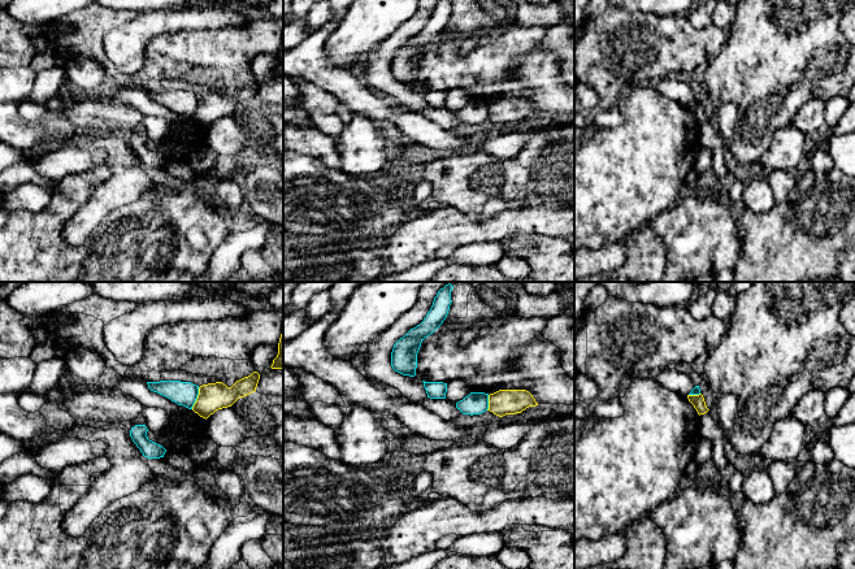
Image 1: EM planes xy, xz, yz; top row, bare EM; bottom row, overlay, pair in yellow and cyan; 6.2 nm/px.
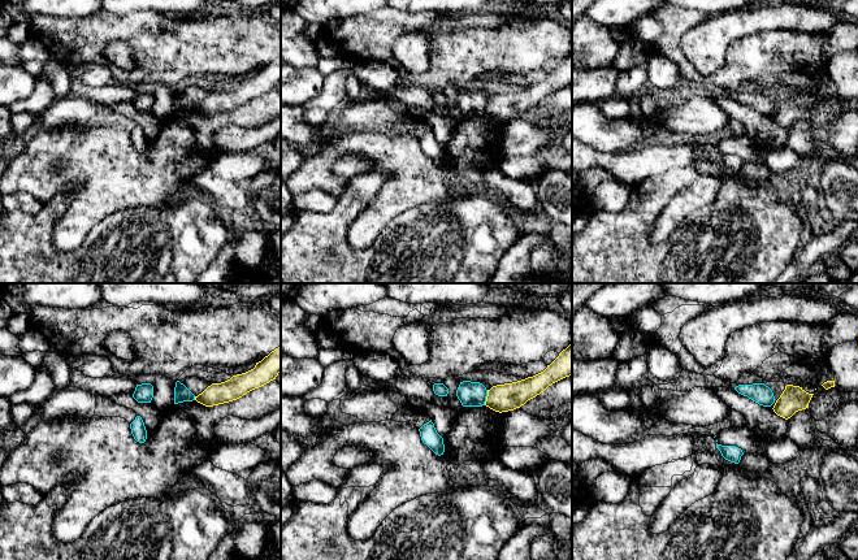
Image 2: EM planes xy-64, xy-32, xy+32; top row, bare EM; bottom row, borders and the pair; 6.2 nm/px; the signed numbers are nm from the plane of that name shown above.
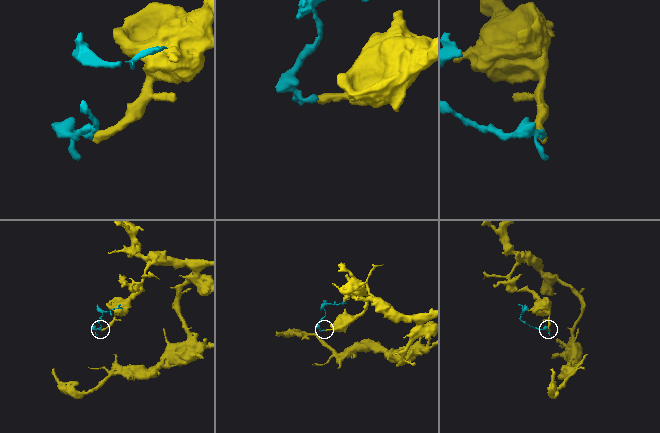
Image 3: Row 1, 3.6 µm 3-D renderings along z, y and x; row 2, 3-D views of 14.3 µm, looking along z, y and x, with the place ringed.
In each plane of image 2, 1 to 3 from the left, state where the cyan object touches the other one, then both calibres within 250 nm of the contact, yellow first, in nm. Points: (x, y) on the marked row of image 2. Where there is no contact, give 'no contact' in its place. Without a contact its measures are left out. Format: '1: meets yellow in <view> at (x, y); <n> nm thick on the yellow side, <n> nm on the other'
1: meets yellow in xy-64 at (195, 398); 140 nm thick on the yellow side, 100 nm on the other
2: meets yellow in xy-32 at (486, 398); 180 nm thick on the yellow side, 160 nm on the other
3: no contact

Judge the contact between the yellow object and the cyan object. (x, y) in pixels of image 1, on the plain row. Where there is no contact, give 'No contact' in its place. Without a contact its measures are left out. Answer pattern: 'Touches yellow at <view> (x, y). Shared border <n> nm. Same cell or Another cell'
Touches yellow at xy (198, 107). Shared border 140 nm. Another cell

